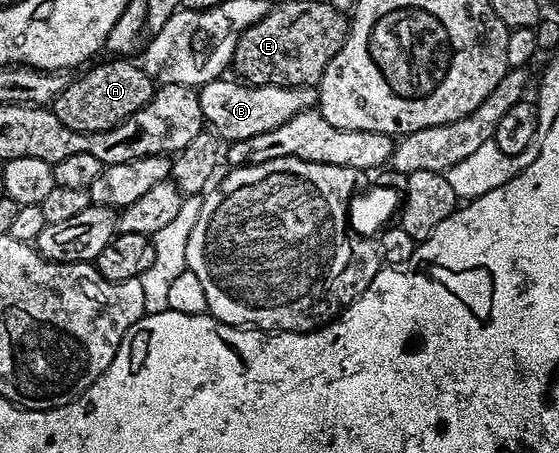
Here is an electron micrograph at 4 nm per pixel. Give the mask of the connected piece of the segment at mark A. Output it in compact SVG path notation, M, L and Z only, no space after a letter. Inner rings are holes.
M117 56L109 61L113 62L98 61L93 64L98 64L98 66L90 65L88 69L81 72L86 72L86 74L79 75L74 82L73 79L66 81L63 92L59 92L57 99L52 102L51 108L55 112L55 116L59 116L59 120L63 120L63 124L67 124L67 128L75 128L75 132L87 132L88 134L110 130L118 126L123 120L127 120L127 116L139 112L139 108L143 108L143 104L147 104L151 100L155 83L147 76L143 67L125 56Z

